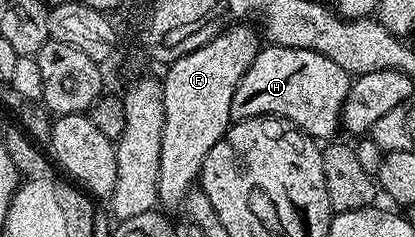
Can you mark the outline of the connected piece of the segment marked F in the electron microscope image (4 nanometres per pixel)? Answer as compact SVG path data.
M248 23L227 26L214 39L198 47L198 51L190 51L190 55L182 55L182 59L167 66L168 74L162 77L164 126L162 159L158 163L159 204L165 205L165 210L179 210L183 206L189 190L197 184L210 147L214 147L233 124L230 103L234 91L238 91L242 75L246 75L250 63L254 63L262 48L261 34L257 30L256 34L250 26Z

